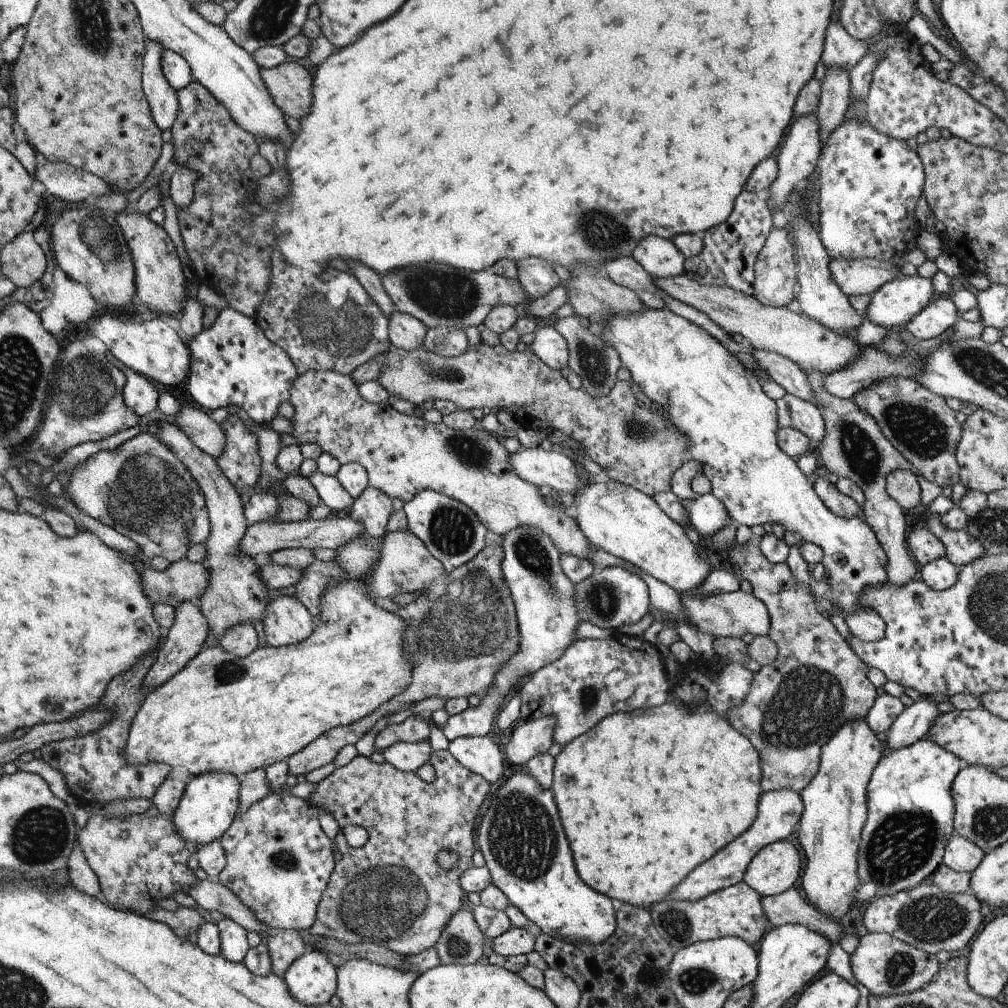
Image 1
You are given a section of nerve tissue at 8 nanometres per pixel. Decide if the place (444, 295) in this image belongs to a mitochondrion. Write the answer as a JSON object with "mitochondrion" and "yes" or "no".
{"mitochondrion":"yes"}

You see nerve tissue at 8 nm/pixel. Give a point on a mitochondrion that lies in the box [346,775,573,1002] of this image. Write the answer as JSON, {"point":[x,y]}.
{"point":[520,835]}

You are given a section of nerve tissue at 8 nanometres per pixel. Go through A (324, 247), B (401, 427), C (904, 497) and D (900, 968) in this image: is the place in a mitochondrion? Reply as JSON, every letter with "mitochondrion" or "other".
{"A":"other","B":"other","C":"other","D":"mitochondrion"}

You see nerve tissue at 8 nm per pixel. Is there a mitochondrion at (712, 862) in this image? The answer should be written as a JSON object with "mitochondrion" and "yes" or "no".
{"mitochondrion":"no"}

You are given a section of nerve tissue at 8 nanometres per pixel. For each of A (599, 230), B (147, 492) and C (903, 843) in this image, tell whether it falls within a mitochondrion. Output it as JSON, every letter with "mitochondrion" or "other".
{"A":"mitochondrion","B":"mitochondrion","C":"mitochondrion"}

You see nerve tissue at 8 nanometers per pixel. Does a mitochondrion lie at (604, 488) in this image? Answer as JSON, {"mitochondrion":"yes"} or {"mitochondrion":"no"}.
{"mitochondrion":"no"}

